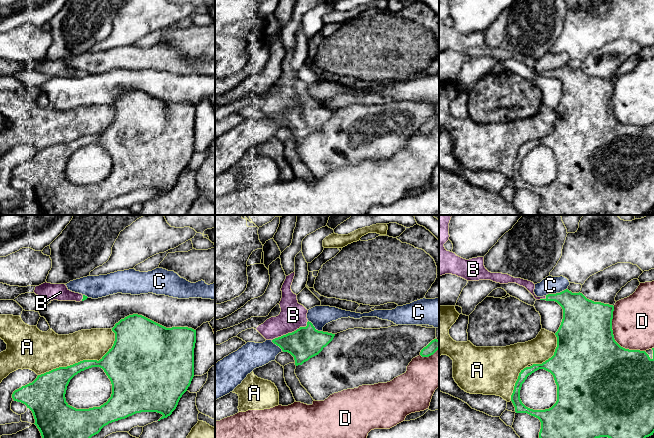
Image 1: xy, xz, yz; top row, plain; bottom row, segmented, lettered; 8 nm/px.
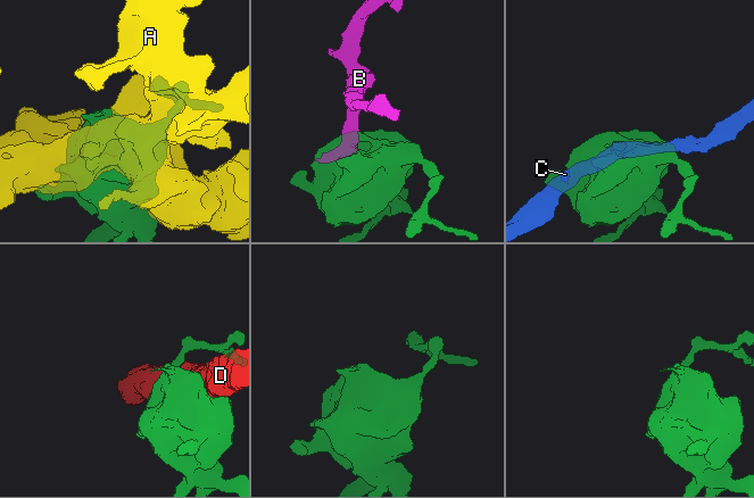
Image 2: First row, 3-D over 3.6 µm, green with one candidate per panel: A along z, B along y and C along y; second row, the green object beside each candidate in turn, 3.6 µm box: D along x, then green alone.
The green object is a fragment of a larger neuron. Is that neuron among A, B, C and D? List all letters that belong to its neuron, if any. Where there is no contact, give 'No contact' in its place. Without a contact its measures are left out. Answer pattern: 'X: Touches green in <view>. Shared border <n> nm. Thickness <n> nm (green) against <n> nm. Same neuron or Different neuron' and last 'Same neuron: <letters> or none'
A: Touches green in xy. Shared border 700 nm. Thickness 190 nm (green) against 280 nm. Different neuron
B: Touches green in xz. Shared border 340 nm. Thickness 260 nm (green) against 220 nm. Same neuron
C: Touches green in yz. Shared border 190 nm. Thickness 280 nm (green) against 140 nm. Different neuron
D: Touches green in yz. Shared border 440 nm. Thickness 500 nm (green) against 340 nm. Different neuron
Same neuron: B

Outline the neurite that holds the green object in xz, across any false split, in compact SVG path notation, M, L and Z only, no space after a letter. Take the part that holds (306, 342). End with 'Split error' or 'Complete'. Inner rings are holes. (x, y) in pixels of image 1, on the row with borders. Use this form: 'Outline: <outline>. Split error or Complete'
Outline: M295 272L286 276L282 285L281 312L267 319L256 330L266 339L290 353L295 365L302 365L318 355L334 338L335 334L318 331L308 321L308 310L298 303L297 295L291 290Z. Split error

